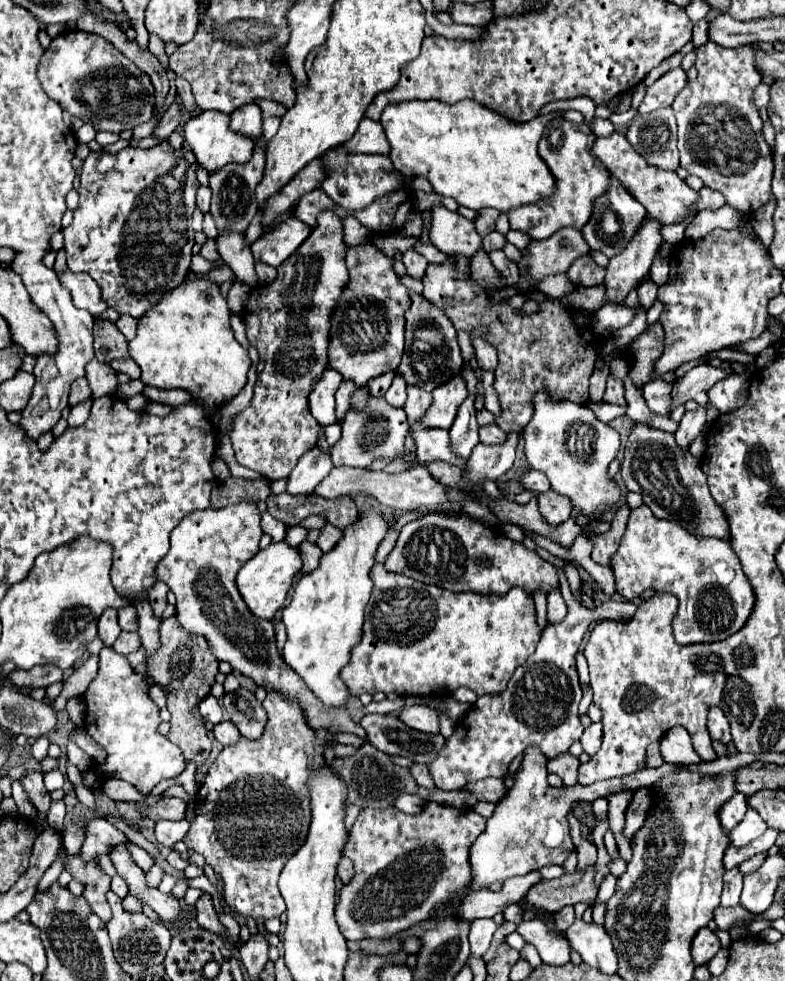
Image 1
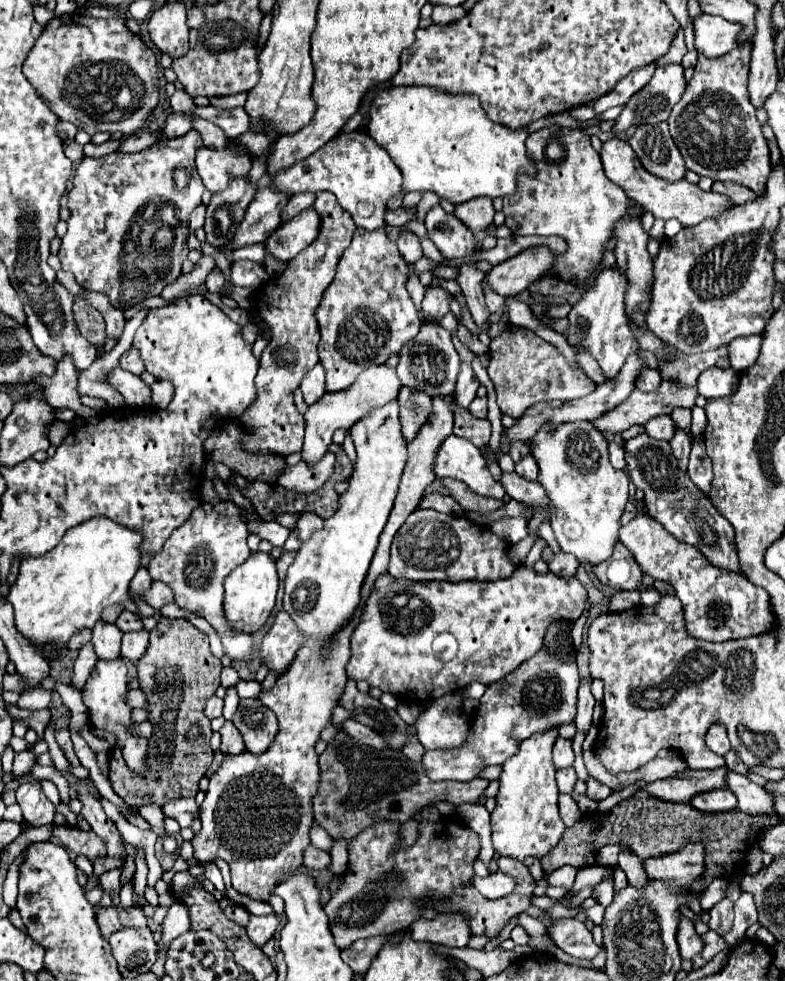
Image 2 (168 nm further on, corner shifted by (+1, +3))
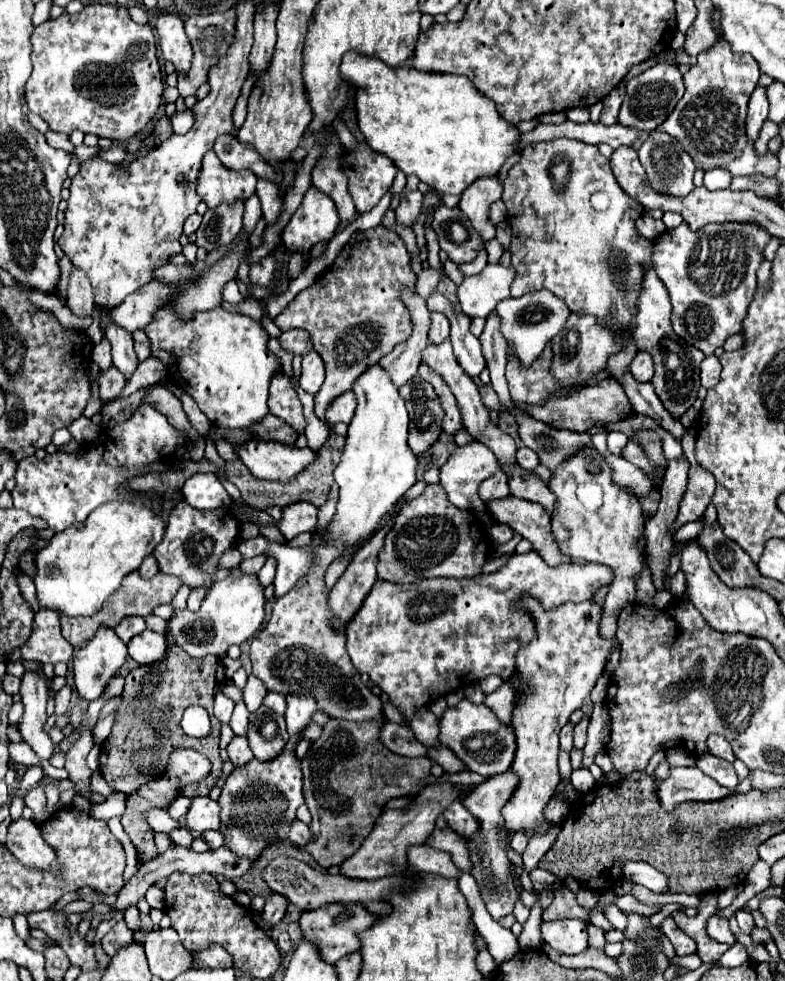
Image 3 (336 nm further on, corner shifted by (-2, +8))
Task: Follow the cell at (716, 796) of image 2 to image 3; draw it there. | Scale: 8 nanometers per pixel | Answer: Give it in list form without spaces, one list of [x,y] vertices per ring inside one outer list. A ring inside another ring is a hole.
[[[670,768],[668,778],[656,778],[658,800],[664,810],[676,812],[682,802],[688,800],[718,800],[730,796],[730,790],[716,784],[698,768]]]

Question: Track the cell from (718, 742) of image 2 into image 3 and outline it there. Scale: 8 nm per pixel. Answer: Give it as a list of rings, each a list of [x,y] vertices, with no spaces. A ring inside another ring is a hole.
[[[712,734],[712,736],[708,738],[708,750],[710,750],[714,756],[722,758],[722,760],[728,760],[728,762],[734,762],[734,760],[736,760],[736,756],[734,756],[734,752],[732,752],[732,748],[728,746],[728,742],[726,742],[724,736]]]

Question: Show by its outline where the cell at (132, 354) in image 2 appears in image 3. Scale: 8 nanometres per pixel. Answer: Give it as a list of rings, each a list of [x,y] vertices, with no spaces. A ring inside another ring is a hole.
[[[136,330],[134,334],[134,350],[136,350],[136,354],[138,354],[138,360],[142,362],[142,360],[146,360],[148,356],[150,356],[150,340],[148,340],[148,336],[144,334],[144,330]]]

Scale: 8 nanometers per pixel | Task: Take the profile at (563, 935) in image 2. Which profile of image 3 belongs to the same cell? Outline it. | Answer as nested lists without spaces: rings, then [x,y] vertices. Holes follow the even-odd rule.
[[[556,920],[542,924],[542,940],[562,954],[580,954],[588,946],[588,932],[582,920]]]

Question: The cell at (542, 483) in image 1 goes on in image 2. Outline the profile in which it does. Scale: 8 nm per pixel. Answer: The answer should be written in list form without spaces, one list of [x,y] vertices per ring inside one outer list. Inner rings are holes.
[[[527,455],[525,459],[521,459],[521,461],[515,465],[515,473],[521,475],[523,479],[529,479],[529,481],[537,481],[537,471],[539,471],[539,467],[537,467],[537,463],[533,461],[531,455]]]

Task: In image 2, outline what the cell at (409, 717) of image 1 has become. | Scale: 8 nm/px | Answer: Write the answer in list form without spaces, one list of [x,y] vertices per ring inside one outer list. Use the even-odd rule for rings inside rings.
[[[449,693],[435,699],[415,721],[415,731],[425,749],[459,747],[469,731],[469,719],[461,713],[461,695]]]

